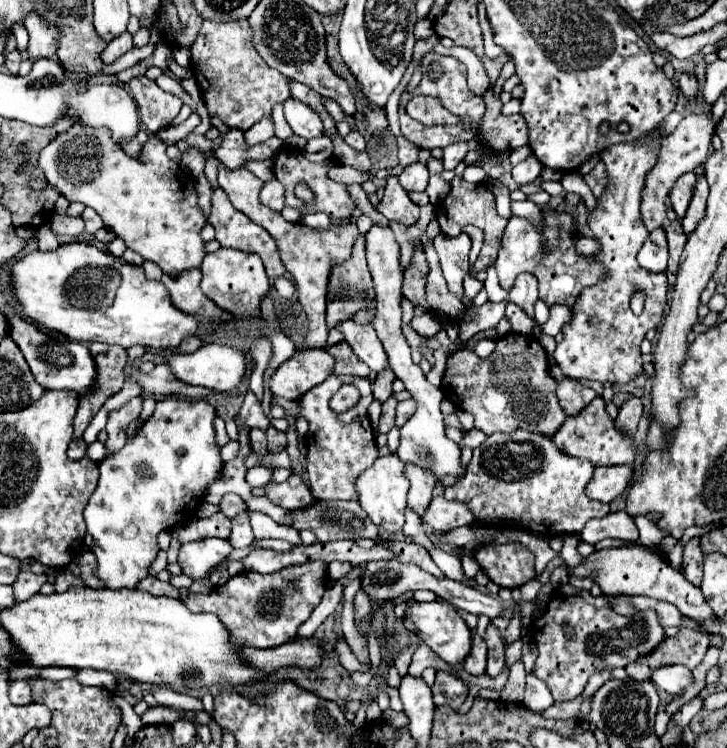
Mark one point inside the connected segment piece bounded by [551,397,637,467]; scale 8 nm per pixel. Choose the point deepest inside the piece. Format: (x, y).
(591, 435)

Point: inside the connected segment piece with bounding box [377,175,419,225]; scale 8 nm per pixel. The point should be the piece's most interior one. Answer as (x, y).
(396, 206)

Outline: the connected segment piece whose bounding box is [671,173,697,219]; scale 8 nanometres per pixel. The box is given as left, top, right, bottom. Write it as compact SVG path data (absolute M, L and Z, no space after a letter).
M685 173L683 177L679 177L679 181L675 181L675 189L671 189L671 205L679 219L685 215L685 207L691 199L691 189L695 185L695 179L697 179L695 173Z

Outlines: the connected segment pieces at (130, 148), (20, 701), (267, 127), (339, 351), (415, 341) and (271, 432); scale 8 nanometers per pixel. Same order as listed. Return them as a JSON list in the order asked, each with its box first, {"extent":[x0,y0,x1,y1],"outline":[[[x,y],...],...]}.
[{"extent":[121,127,149,157],"outline":[[[141,127],[139,133],[137,133],[137,137],[131,139],[131,141],[127,141],[127,143],[121,145],[121,147],[123,147],[123,151],[125,151],[129,157],[139,157],[139,153],[141,153],[141,149],[143,149],[143,145],[145,145],[147,139],[149,139],[149,135],[147,135],[147,131]]]},{"extent":[9,679,31,705],"outline":[[[27,679],[23,681],[11,681],[9,683],[9,697],[13,705],[31,705],[31,683]]]},{"extent":[245,119,273,145],"outline":[[[263,119],[259,123],[255,123],[249,131],[245,131],[245,135],[251,135],[251,137],[245,137],[247,145],[257,145],[265,139],[269,139],[273,135],[273,121],[271,119]]]},{"extent":[325,341,371,377],"outline":[[[343,341],[343,343],[337,343],[333,347],[325,347],[327,353],[331,353],[335,357],[335,367],[333,367],[333,373],[335,375],[359,375],[359,377],[369,377],[371,369],[359,361],[359,357],[355,357],[355,353],[351,351],[351,347]]]},{"extent":[403,325,421,363],"outline":[[[403,325],[403,335],[407,337],[407,343],[409,343],[409,347],[413,349],[415,363],[419,363],[419,361],[417,361],[417,355],[419,355],[419,345],[421,345],[421,337],[419,337],[419,333],[415,333],[415,331],[411,329],[411,325]]]},{"extent":[267,427,285,451],"outline":[[[269,427],[267,429],[267,449],[269,451],[283,451],[285,449],[285,433],[281,433],[281,431],[277,431],[275,427]]]}]

